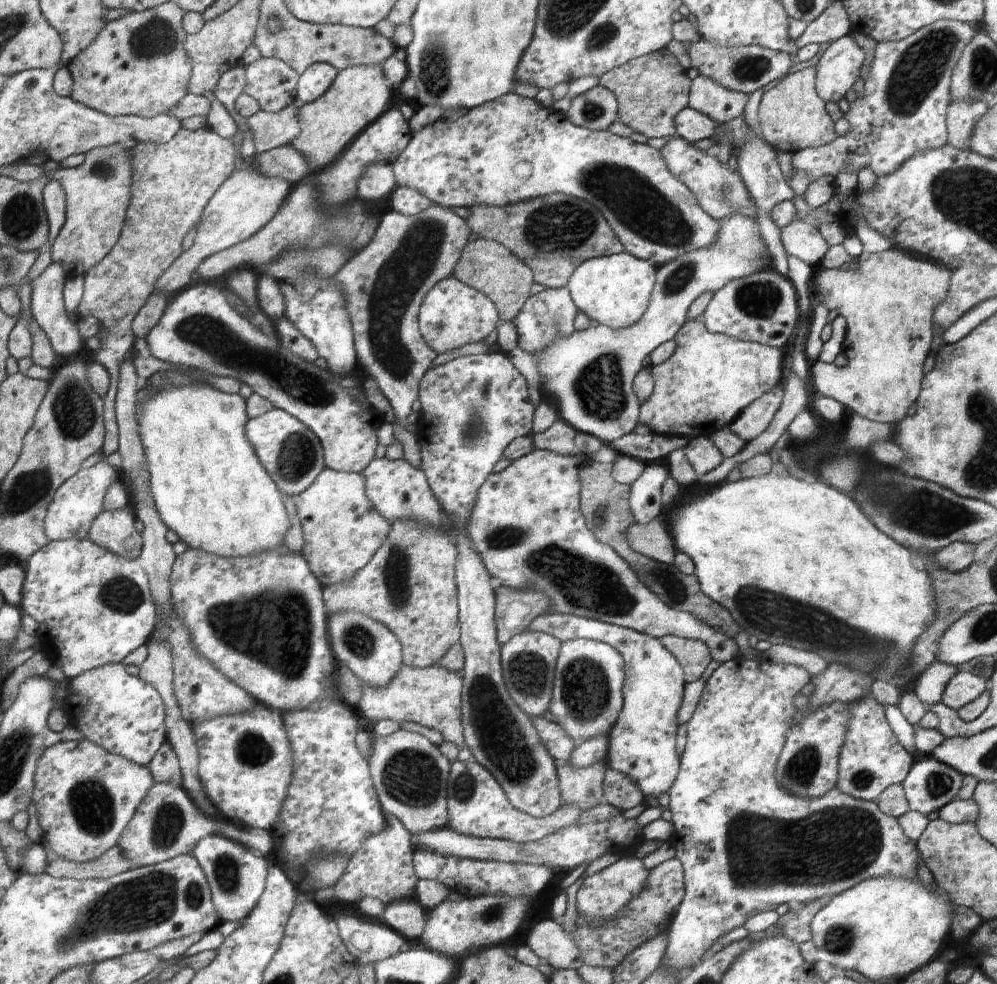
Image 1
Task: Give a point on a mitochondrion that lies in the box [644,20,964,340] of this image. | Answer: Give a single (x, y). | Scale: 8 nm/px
(918, 71)

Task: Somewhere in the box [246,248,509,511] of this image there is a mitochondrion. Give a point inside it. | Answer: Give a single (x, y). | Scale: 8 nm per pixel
(298, 454)

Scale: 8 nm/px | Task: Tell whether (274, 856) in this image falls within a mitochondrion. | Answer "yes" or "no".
no

